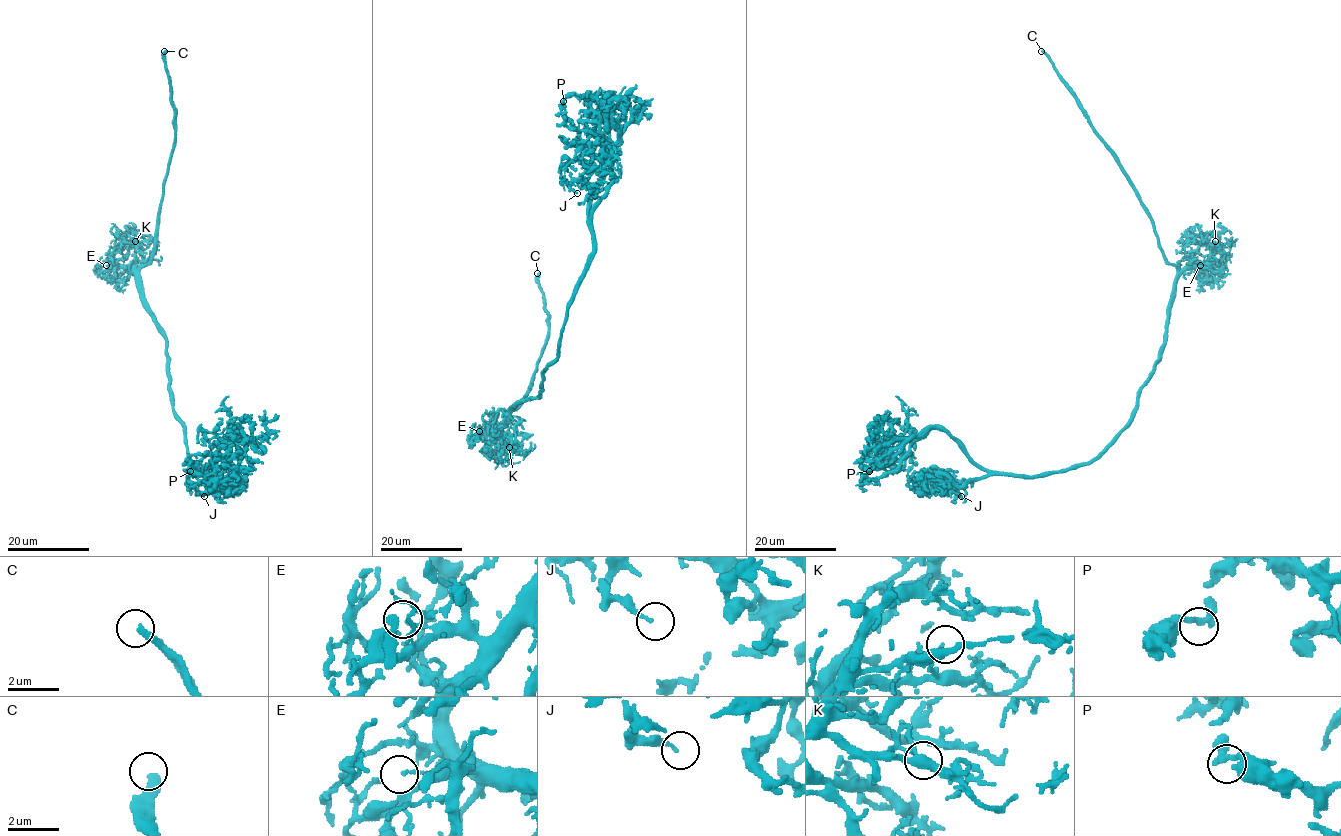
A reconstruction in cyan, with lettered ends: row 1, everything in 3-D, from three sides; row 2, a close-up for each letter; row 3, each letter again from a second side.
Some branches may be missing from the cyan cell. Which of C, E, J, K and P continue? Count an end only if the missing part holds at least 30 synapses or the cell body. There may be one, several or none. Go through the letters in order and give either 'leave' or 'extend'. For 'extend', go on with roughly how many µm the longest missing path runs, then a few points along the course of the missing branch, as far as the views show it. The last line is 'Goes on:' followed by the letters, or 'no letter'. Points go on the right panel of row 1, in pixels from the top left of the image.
C: extend; about 20 µm are missing
E: leave
J: leave
K: leave
P: leave
Goes on: C

